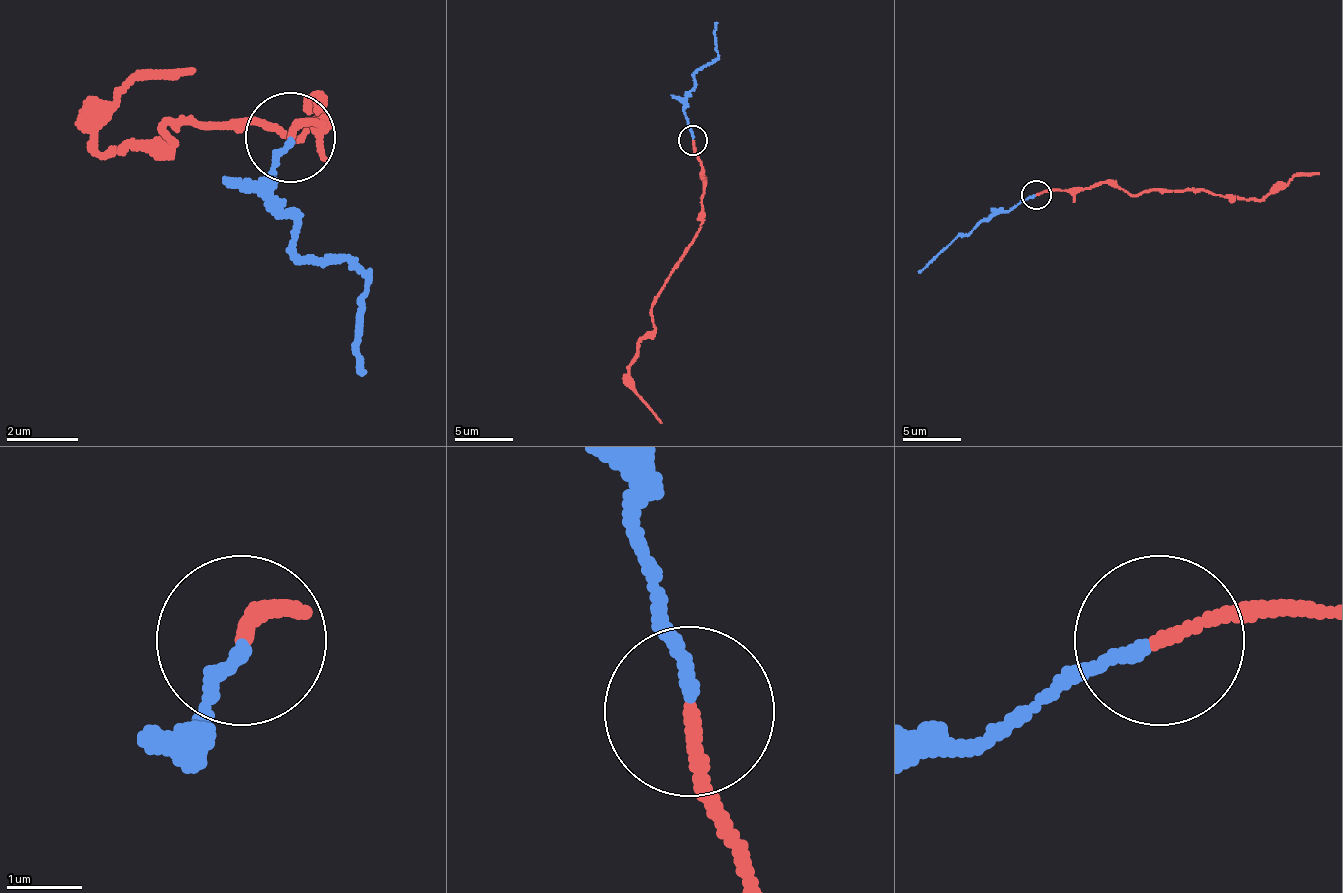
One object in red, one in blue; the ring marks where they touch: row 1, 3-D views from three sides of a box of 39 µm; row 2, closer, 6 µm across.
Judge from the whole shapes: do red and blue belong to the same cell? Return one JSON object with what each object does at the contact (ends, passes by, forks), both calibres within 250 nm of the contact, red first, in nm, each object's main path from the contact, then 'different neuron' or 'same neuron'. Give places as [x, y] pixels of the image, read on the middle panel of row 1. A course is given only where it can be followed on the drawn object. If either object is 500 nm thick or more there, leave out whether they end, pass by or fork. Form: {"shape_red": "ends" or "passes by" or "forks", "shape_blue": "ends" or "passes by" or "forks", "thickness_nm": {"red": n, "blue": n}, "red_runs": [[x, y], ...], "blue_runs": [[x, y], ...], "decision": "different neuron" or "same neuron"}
{"shape_red": "ends", "shape_blue": "ends", "thickness_nm": {"red": 160, "blue": 170}, "red_runs": [[692, 139], [704, 184], [701, 231], [654, 304], [654, 331], [630, 366], [630, 386], [662, 422]], "blue_runs": [[692, 139], [692, 128], [683, 113], [683, 98], [698, 72], [718, 54], [718, 22]], "decision": "same neuron"}

